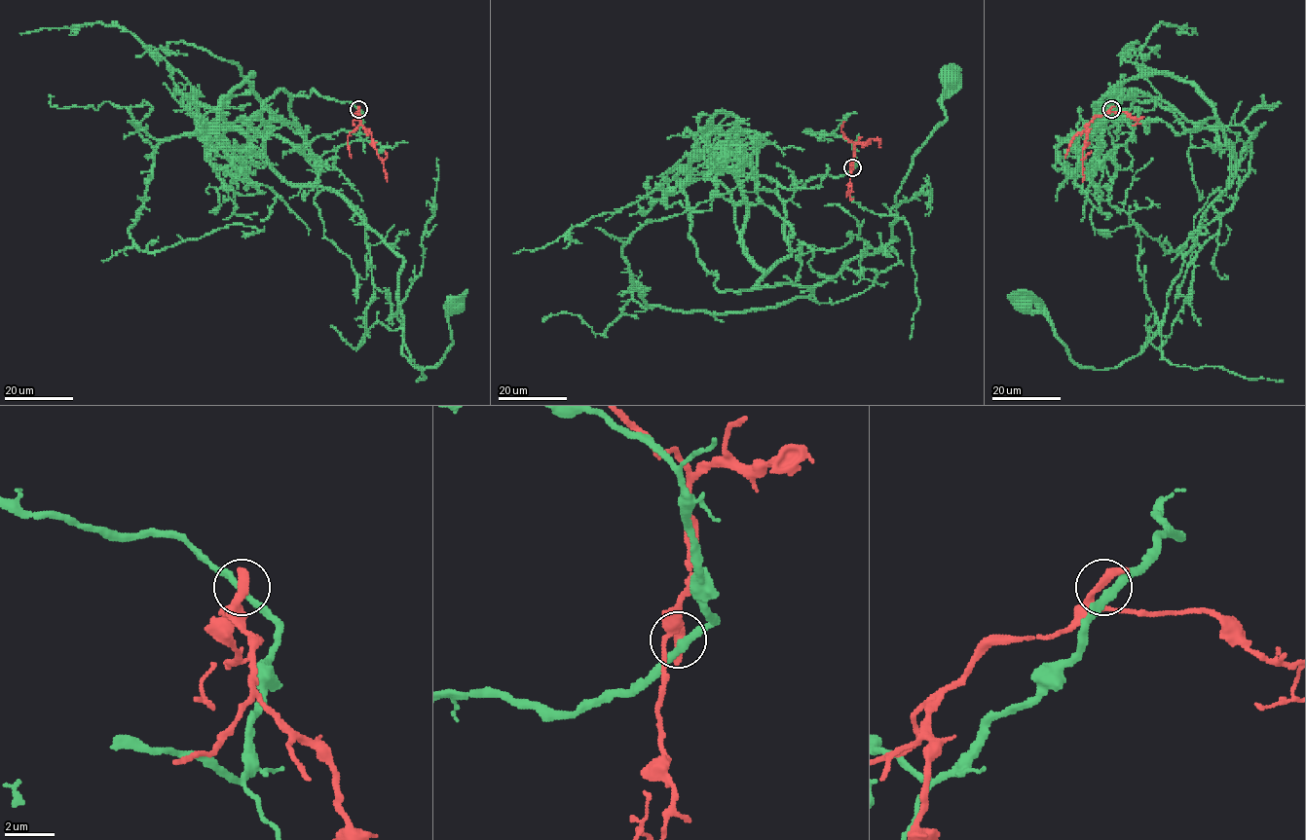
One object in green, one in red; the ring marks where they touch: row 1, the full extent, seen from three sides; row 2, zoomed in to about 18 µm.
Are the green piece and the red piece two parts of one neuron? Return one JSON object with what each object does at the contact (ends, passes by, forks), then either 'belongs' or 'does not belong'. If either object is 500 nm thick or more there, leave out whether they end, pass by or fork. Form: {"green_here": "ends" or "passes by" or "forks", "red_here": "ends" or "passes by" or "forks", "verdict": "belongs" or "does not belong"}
{"green_here": "passes by", "red_here": "ends", "verdict": "does not belong"}

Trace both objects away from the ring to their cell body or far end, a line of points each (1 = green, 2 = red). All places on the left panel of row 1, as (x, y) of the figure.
1: (358, 109), (291, 95), (267, 163), (334, 190), (402, 259), (419, 370), (451, 343), (453, 304)
2: (358, 109), (360, 123), (371, 134), (373, 145), (383, 164), (387, 182)

